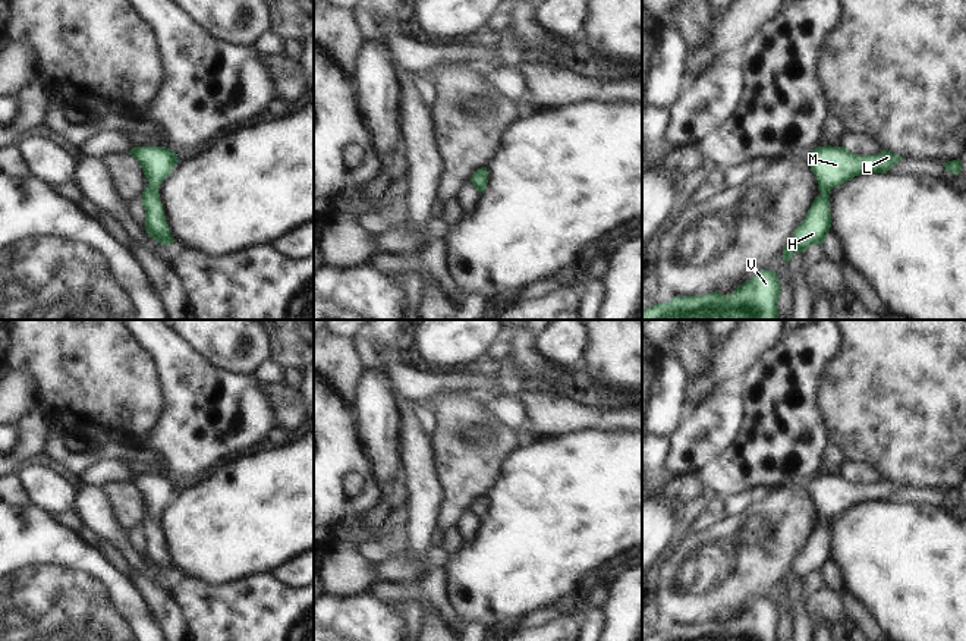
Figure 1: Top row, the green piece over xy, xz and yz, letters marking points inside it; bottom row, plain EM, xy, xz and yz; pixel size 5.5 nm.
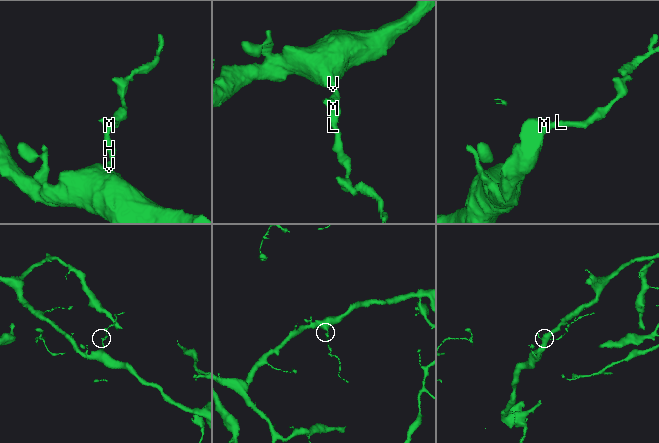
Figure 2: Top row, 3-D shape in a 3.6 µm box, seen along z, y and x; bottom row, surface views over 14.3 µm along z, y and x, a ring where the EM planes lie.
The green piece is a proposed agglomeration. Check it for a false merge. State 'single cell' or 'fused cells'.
single cell

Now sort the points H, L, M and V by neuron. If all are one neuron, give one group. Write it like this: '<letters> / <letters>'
H L M V

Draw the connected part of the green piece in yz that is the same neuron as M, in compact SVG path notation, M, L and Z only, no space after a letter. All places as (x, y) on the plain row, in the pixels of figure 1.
M824 474L812 478L811 484L811 499L818 510L818 519L821 521L815 525L811 537L806 541L805 549L794 557L792 571L783 578L783 588L789 593L790 587L796 581L805 581L811 574L822 574L825 565L831 556L831 541L830 541L830 521L833 516L838 516L841 512L853 508L855 505L863 502L887 502L894 493L897 493L903 486L894 484L888 478L882 478L875 484L858 484L850 481L844 475Z

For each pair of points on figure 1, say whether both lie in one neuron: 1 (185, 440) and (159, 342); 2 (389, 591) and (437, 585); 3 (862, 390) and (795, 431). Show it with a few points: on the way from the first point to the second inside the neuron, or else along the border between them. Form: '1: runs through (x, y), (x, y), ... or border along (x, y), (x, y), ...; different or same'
1: runs through (179, 415), (179, 387), (175, 383), (173, 367); same
2: runs through (400, 591), (425, 591); same
3: border along (820, 380), (818, 412), (830, 440); different

